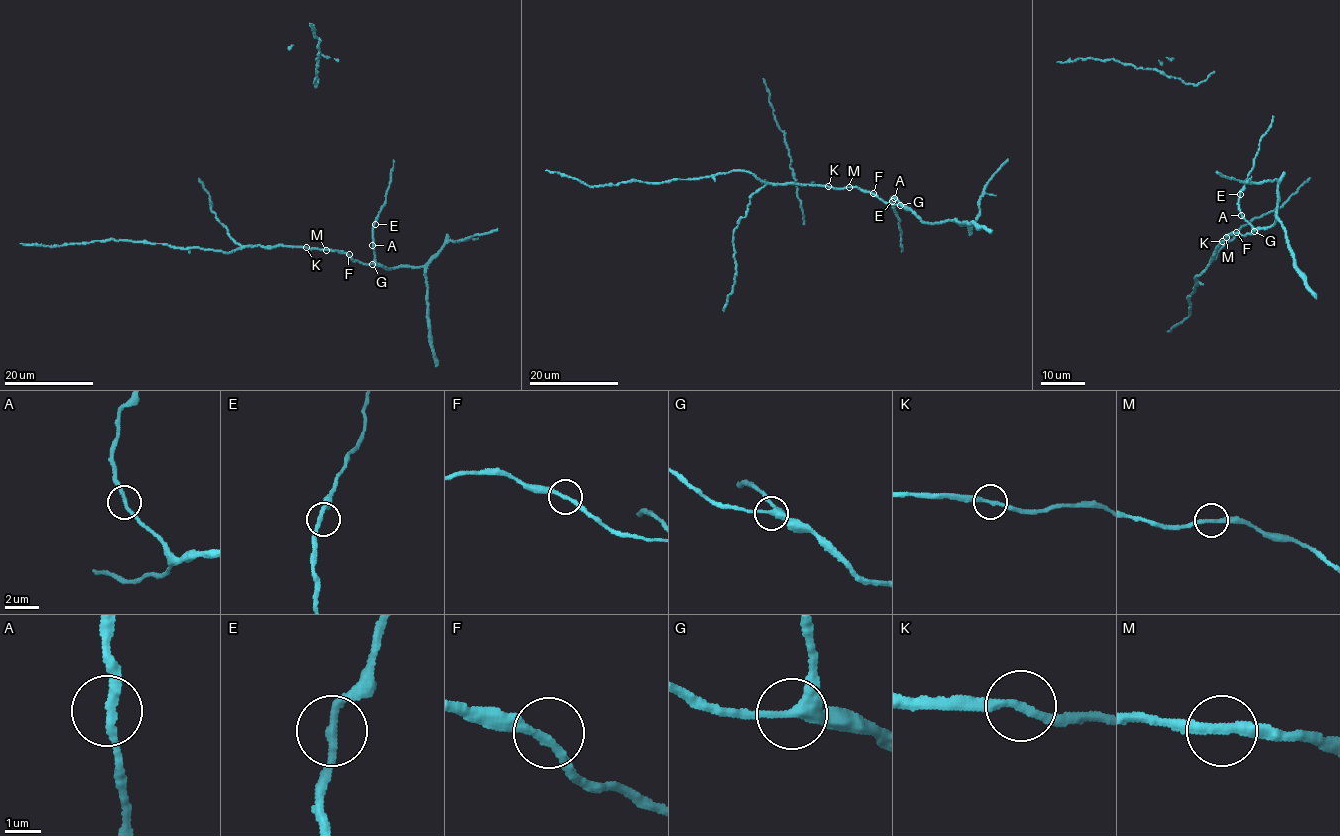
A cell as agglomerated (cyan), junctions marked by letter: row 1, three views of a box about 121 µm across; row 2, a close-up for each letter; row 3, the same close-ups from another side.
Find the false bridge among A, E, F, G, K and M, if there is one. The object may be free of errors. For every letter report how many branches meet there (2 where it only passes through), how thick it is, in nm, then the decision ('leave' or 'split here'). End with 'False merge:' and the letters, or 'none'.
A: 2 | 240 nm | leave
E: 2 | 240 nm | leave
F: 2 | 240 nm | leave
G: 3 | 300 nm | leave
K: 2 | 240 nm | leave
M: 2 | 280 nm | leave
False merge: none

